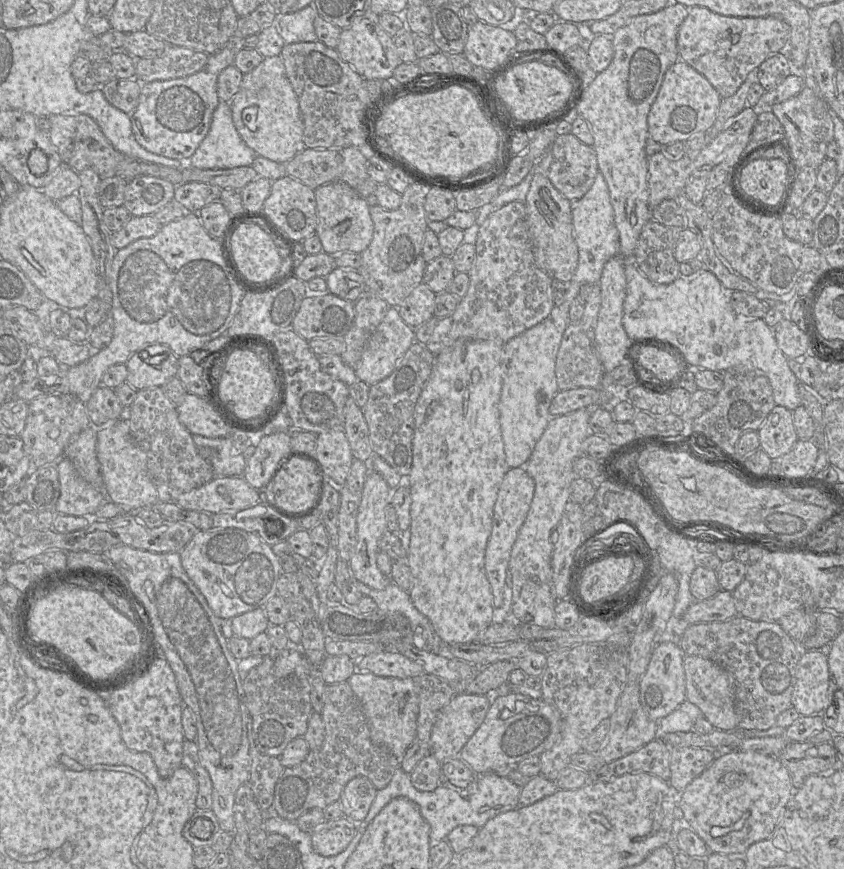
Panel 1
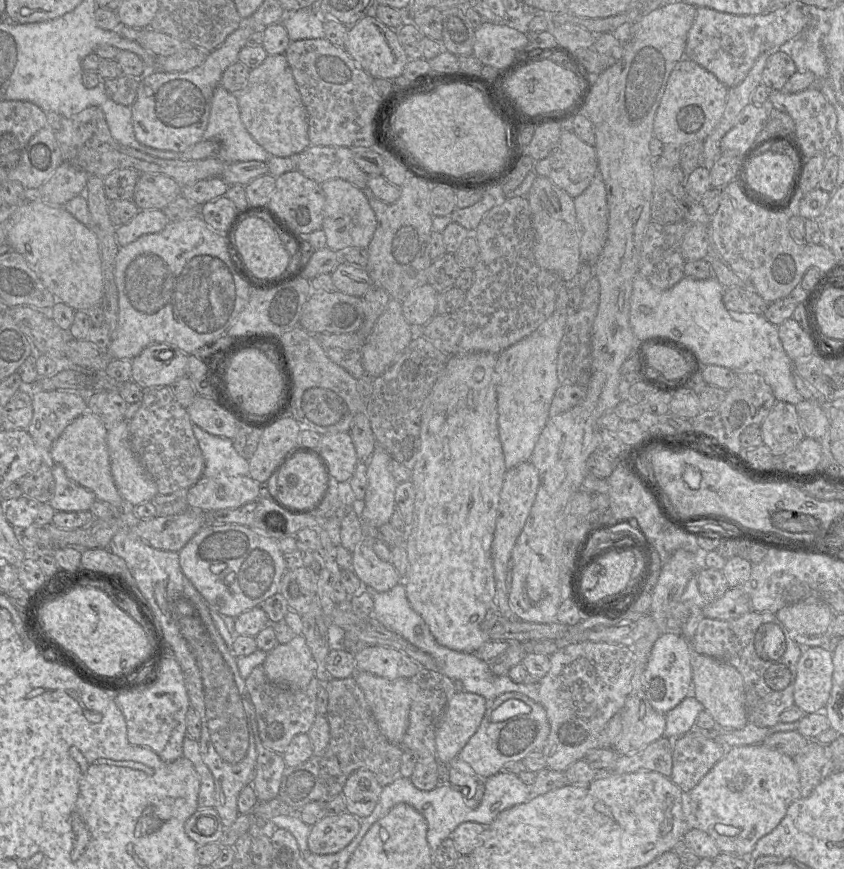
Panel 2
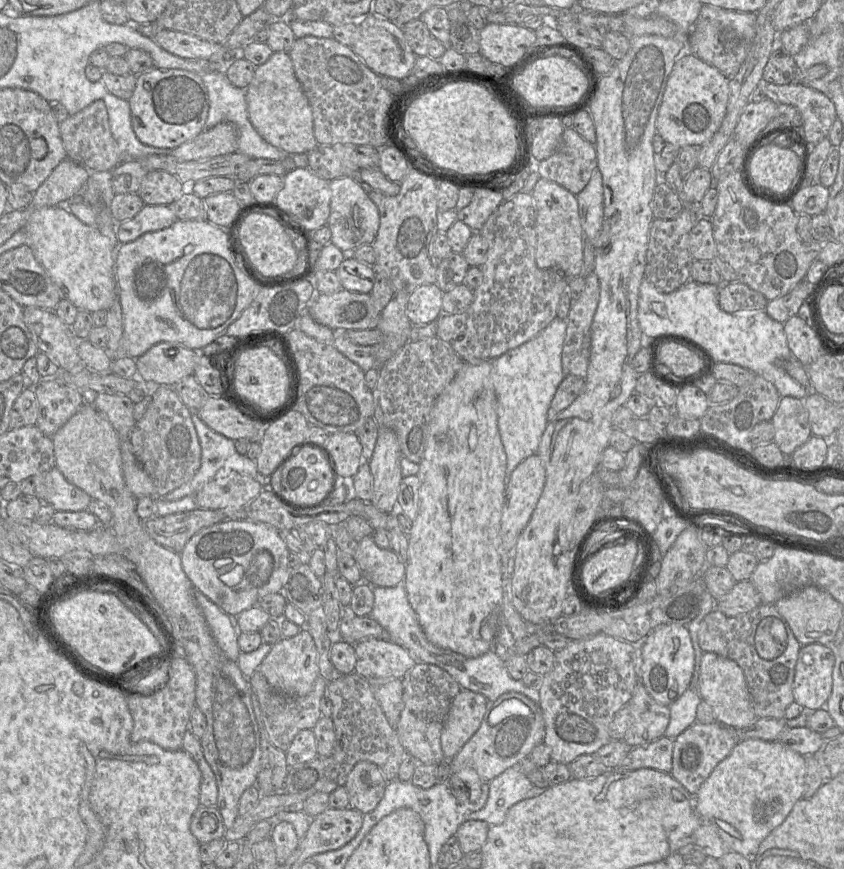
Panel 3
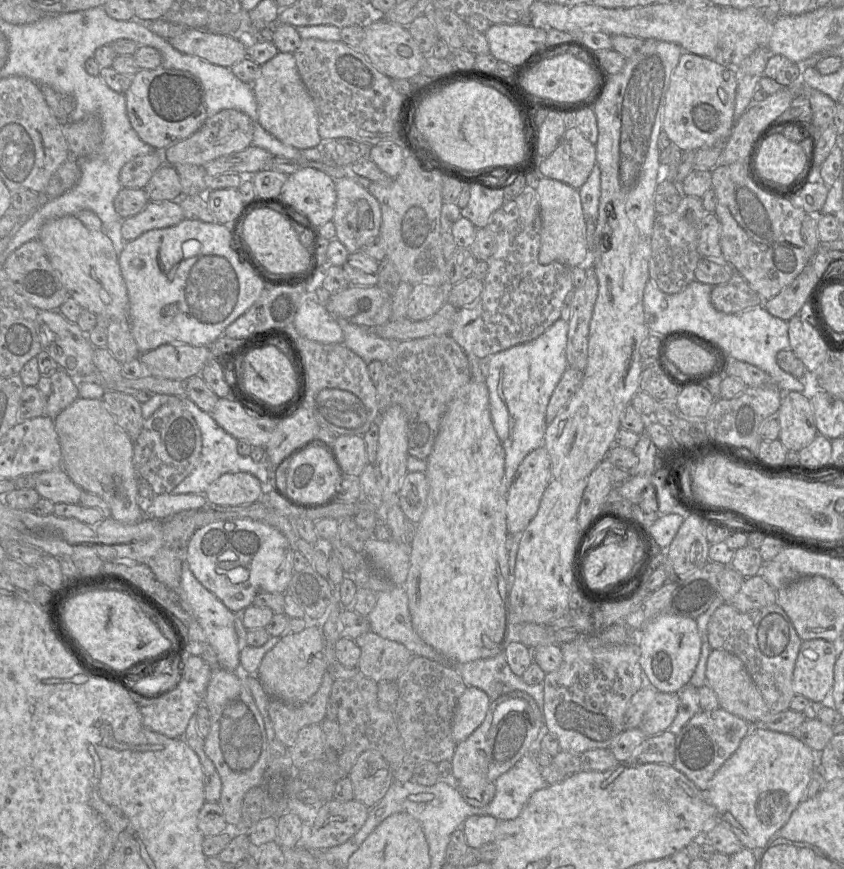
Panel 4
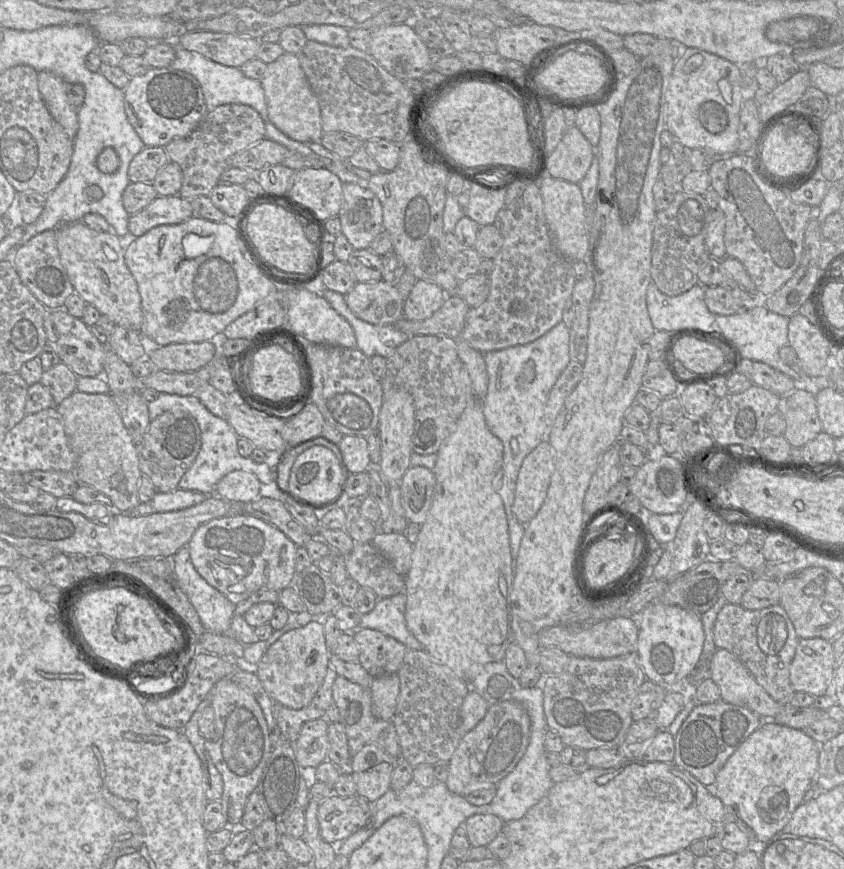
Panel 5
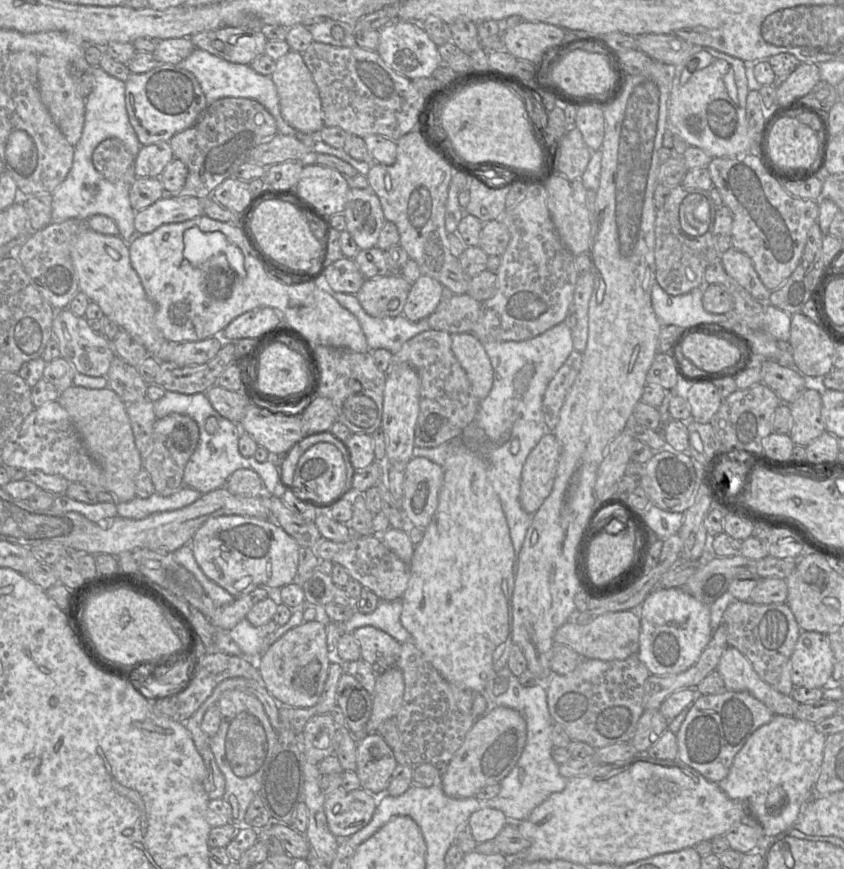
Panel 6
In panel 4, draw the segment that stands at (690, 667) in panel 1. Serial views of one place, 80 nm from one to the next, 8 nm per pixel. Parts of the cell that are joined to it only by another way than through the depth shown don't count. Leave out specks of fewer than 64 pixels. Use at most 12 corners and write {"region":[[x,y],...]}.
{"region":[[713,649],[706,684],[751,725],[769,708],[736,655]]}

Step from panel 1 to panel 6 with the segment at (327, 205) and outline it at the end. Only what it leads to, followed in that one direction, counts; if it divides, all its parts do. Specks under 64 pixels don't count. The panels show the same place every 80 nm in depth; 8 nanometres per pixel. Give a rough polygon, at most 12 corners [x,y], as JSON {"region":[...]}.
{"region":[[350,188],[343,215],[360,250],[376,247],[387,220],[370,188]]}

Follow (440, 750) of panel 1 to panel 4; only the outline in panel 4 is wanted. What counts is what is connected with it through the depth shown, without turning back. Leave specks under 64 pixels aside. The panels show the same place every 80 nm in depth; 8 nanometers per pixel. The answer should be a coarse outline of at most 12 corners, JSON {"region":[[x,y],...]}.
{"region":[[468,687],[454,712],[456,744],[483,722],[489,698]]}

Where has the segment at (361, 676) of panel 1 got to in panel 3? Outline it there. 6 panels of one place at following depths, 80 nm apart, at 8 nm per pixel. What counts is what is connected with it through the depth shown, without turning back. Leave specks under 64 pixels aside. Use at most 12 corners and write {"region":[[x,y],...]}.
{"region":[[402,680],[368,681],[389,724],[404,708]]}

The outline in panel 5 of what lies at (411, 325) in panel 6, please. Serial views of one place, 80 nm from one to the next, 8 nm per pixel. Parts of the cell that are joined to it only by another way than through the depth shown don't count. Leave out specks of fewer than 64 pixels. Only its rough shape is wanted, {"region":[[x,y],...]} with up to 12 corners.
{"region":[[321,294],[349,322],[357,348],[389,358],[410,337],[394,324],[358,318],[345,295]]}

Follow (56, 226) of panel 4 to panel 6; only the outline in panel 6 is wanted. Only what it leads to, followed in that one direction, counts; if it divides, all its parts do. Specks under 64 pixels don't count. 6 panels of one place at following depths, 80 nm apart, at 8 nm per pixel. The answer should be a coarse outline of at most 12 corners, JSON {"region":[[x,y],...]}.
{"region":[[86,227],[71,248],[79,291],[167,362],[175,342],[119,235]]}

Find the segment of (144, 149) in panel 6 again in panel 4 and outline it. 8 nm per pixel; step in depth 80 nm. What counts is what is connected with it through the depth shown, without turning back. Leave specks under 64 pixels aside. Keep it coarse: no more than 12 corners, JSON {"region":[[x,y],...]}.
{"region":[[158,151],[138,155],[120,170],[122,188],[143,189],[164,164]]}

